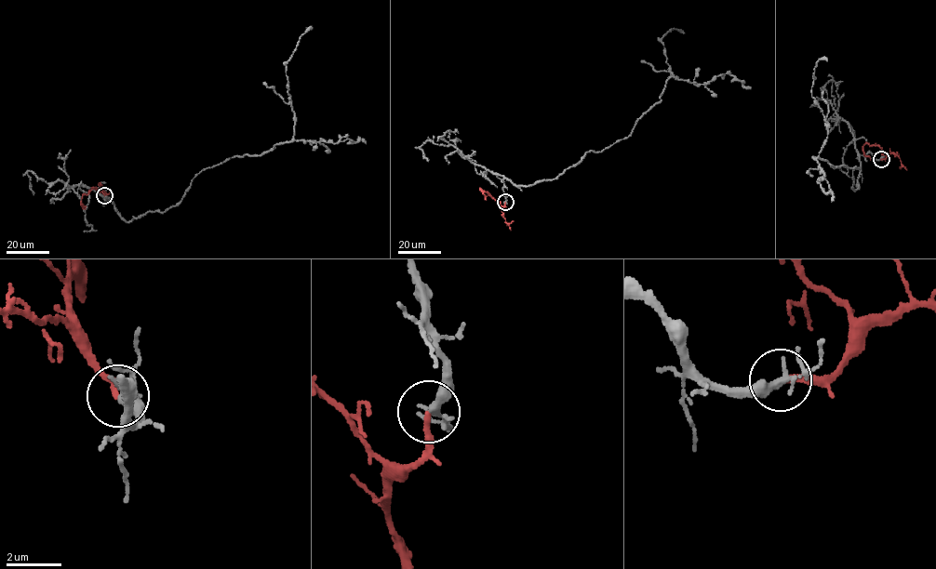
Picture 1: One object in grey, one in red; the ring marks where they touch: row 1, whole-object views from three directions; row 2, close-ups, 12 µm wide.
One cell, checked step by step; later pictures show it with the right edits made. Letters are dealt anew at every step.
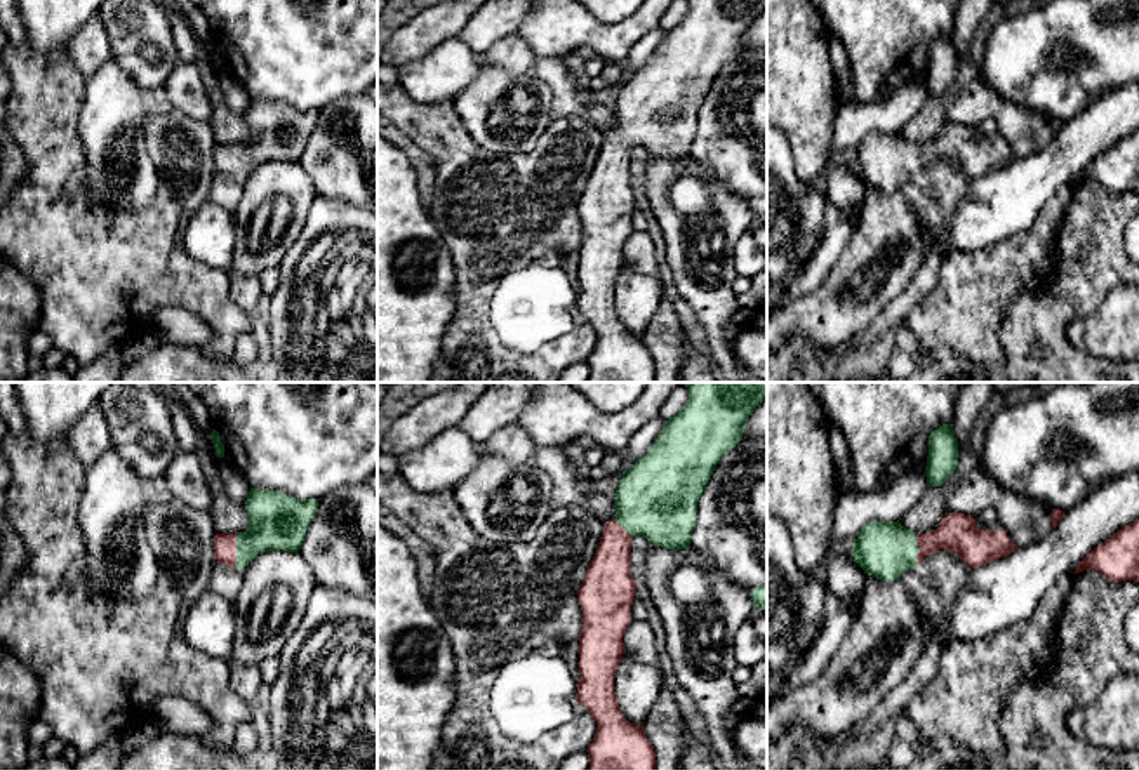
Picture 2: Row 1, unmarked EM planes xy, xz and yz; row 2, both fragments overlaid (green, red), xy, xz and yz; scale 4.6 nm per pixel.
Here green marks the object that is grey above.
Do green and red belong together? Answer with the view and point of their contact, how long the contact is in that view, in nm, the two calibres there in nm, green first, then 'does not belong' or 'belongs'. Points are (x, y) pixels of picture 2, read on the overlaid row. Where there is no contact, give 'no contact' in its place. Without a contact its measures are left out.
xy (237, 551) | 160 nm | 280/110 nm | belongs

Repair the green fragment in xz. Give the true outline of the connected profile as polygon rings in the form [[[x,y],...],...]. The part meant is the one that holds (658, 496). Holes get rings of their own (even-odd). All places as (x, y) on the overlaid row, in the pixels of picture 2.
[[[683,382],[689,400],[666,421],[650,450],[623,471],[614,504],[616,516],[605,523],[598,549],[577,591],[583,612],[579,638],[579,673],[576,702],[596,721],[596,733],[586,753],[588,770],[656,770],[656,751],[643,727],[633,725],[621,713],[614,676],[624,654],[623,636],[638,587],[631,575],[631,541],[636,535],[666,549],[690,549],[697,521],[697,502],[711,480],[718,461],[743,440],[753,410],[767,398],[767,382]]]

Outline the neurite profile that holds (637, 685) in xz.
[[[626,652],[616,669],[614,692],[621,713],[642,727],[663,690],[659,666],[635,660]]]

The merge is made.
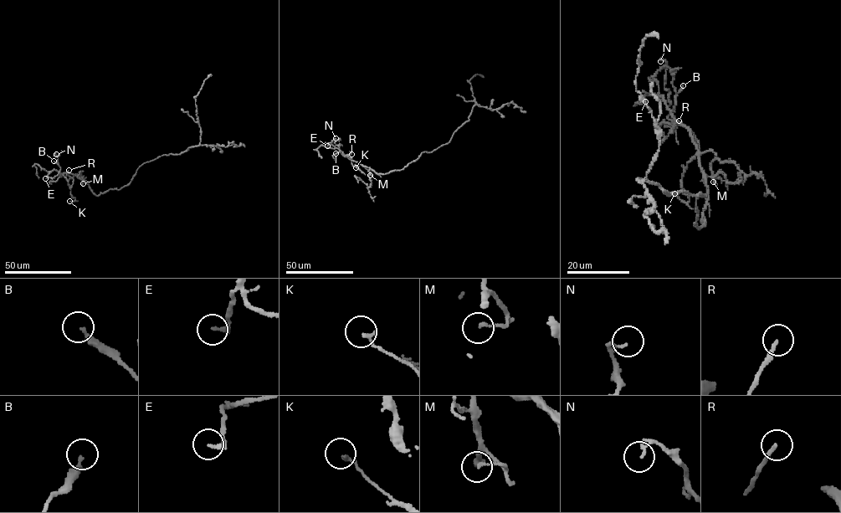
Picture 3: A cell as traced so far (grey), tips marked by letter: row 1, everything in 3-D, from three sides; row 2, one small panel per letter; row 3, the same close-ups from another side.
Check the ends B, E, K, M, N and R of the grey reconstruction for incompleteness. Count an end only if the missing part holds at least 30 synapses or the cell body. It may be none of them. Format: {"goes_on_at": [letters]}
{"goes_on_at": []}

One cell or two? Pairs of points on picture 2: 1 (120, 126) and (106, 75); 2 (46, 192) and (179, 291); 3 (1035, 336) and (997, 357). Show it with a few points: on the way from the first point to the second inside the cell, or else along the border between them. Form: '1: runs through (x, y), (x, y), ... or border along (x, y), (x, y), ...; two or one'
1: runs through (113, 113), (108, 87); one
2: runs through (79, 223), (124, 268), (146, 268); one
3: border along (1007, 313), (999, 327), (1004, 364); two

